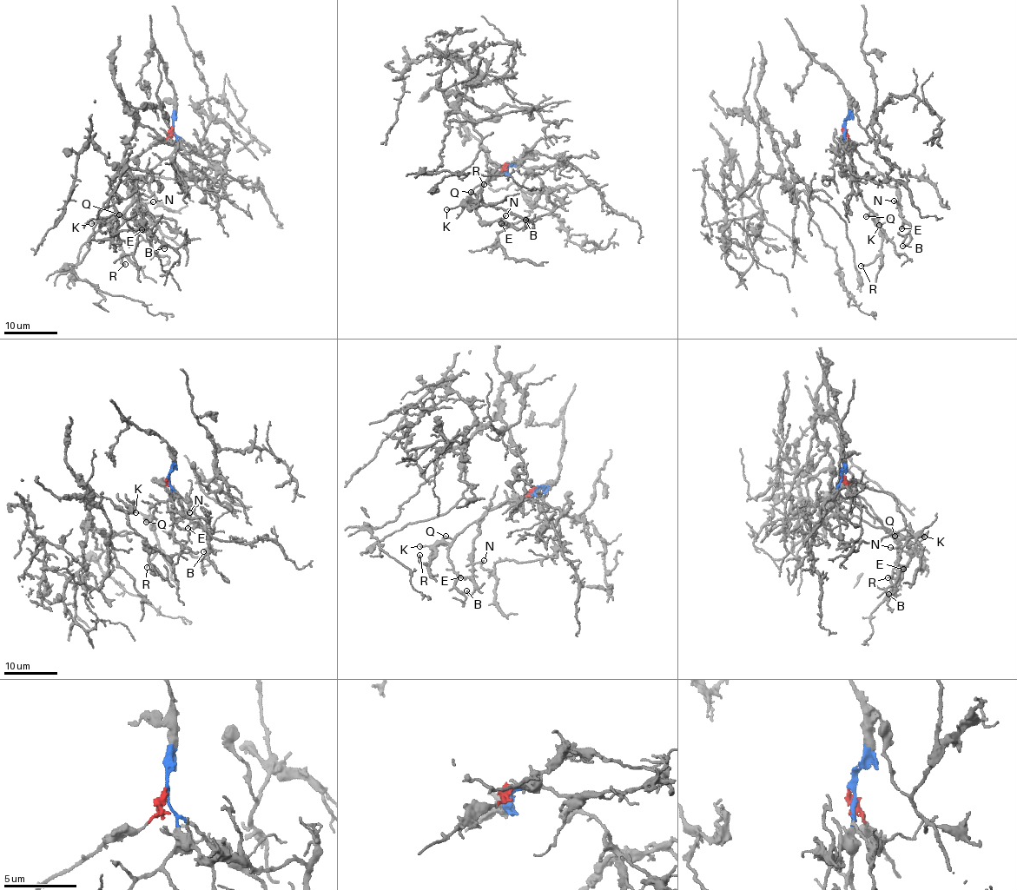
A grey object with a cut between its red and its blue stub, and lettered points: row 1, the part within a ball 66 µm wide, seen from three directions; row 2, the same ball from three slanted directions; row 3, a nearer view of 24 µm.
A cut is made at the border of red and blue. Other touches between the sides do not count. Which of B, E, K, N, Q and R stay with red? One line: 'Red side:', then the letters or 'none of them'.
Red side: B, E, N

